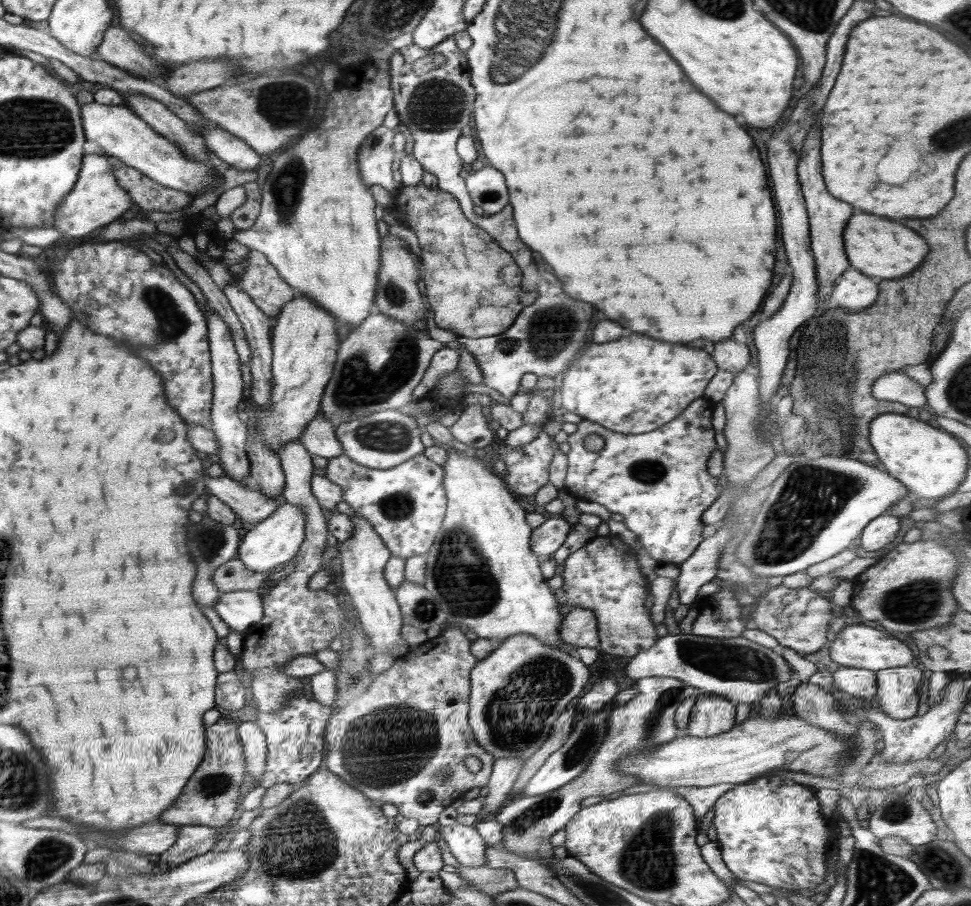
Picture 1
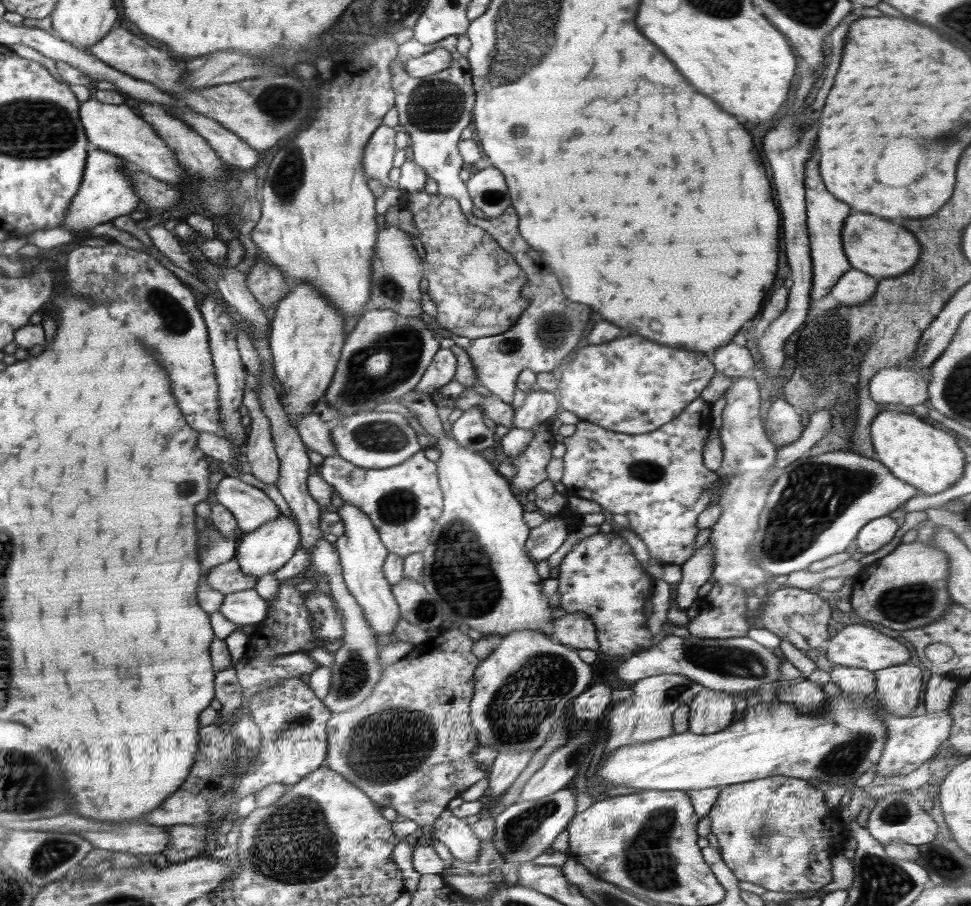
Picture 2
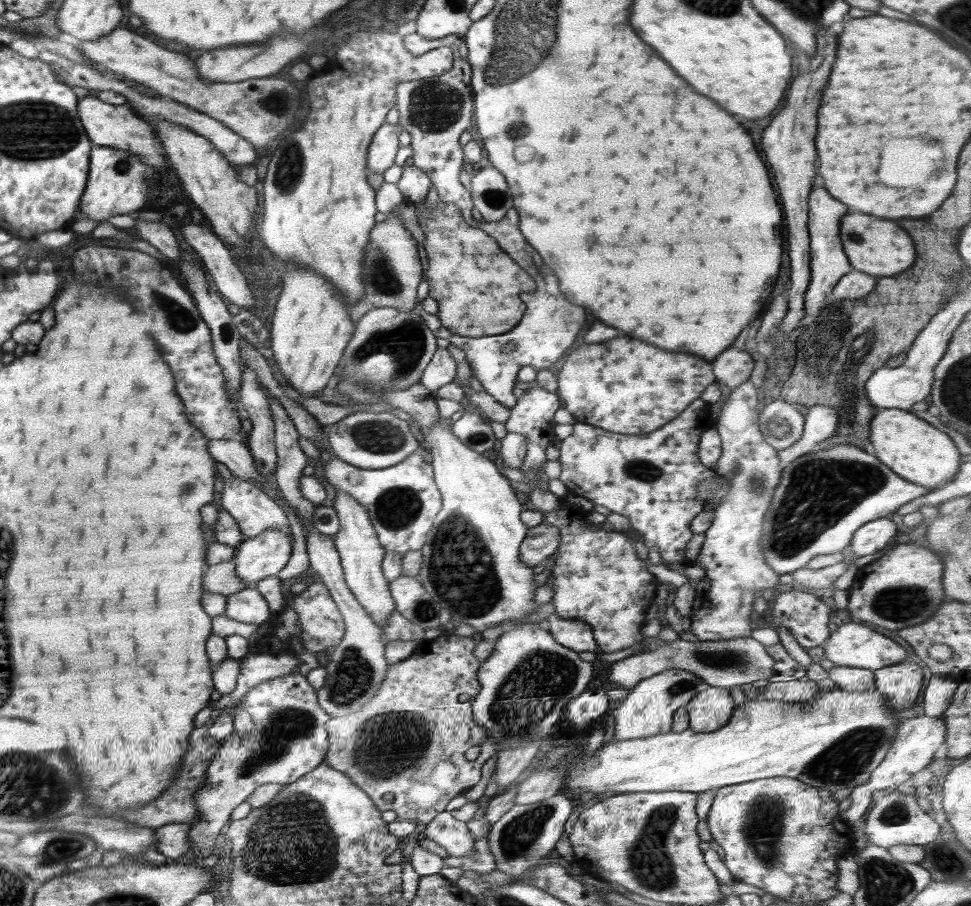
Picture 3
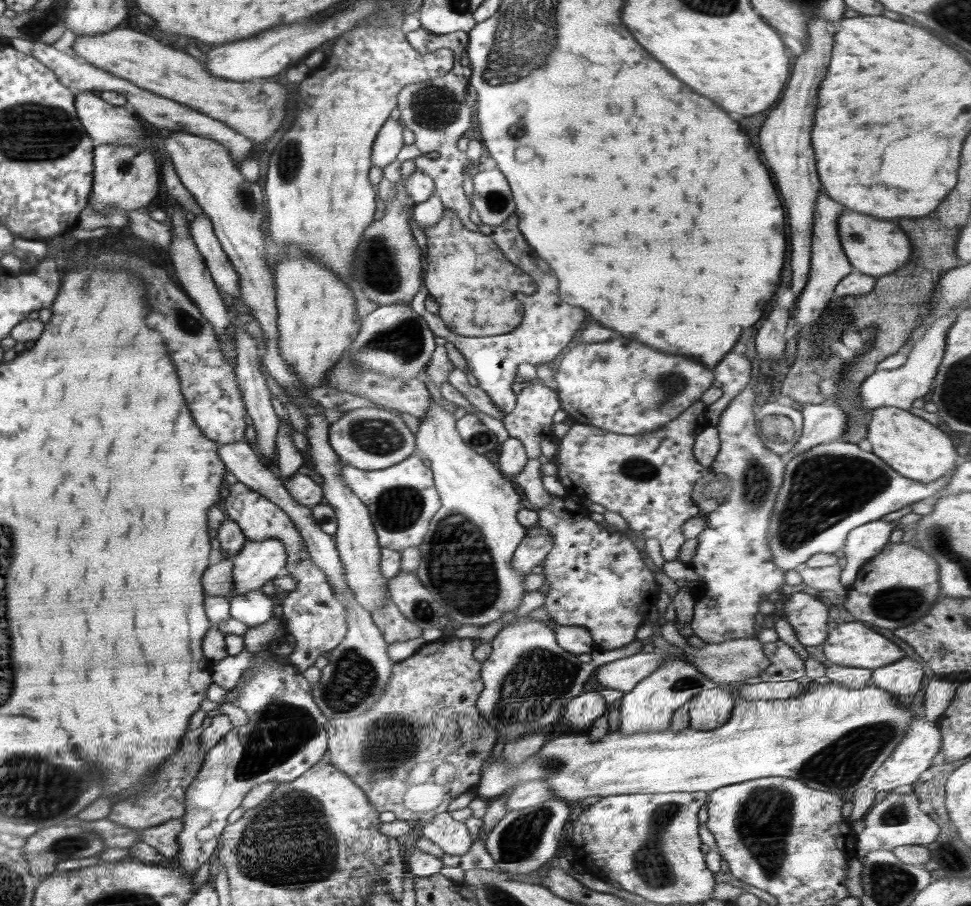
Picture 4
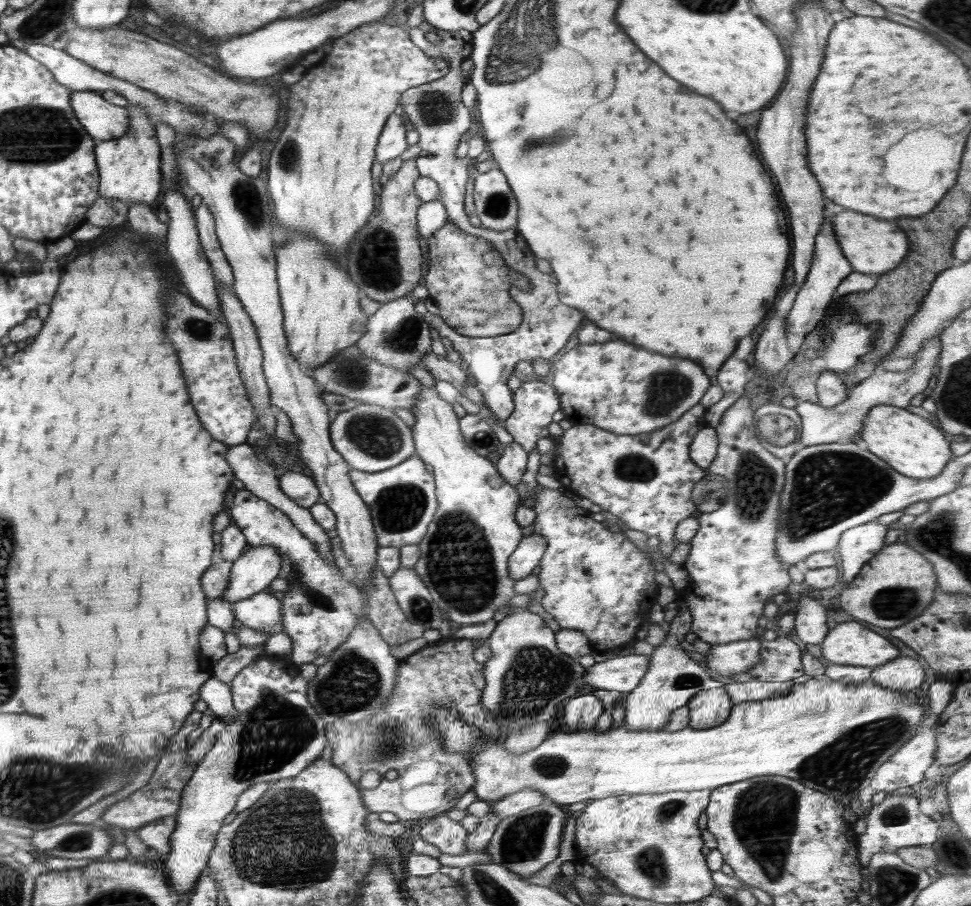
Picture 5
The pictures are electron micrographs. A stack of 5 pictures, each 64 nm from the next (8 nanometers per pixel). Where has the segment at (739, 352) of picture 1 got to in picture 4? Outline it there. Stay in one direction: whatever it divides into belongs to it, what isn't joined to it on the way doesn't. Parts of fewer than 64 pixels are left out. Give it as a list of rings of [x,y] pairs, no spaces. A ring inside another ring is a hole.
[[[728,352],[722,357],[718,365],[711,371],[715,379],[722,384],[723,395],[714,404],[707,406],[706,417],[710,419],[710,426],[715,427],[720,420],[720,415],[732,399],[752,383],[750,376],[752,372],[751,356]]]

